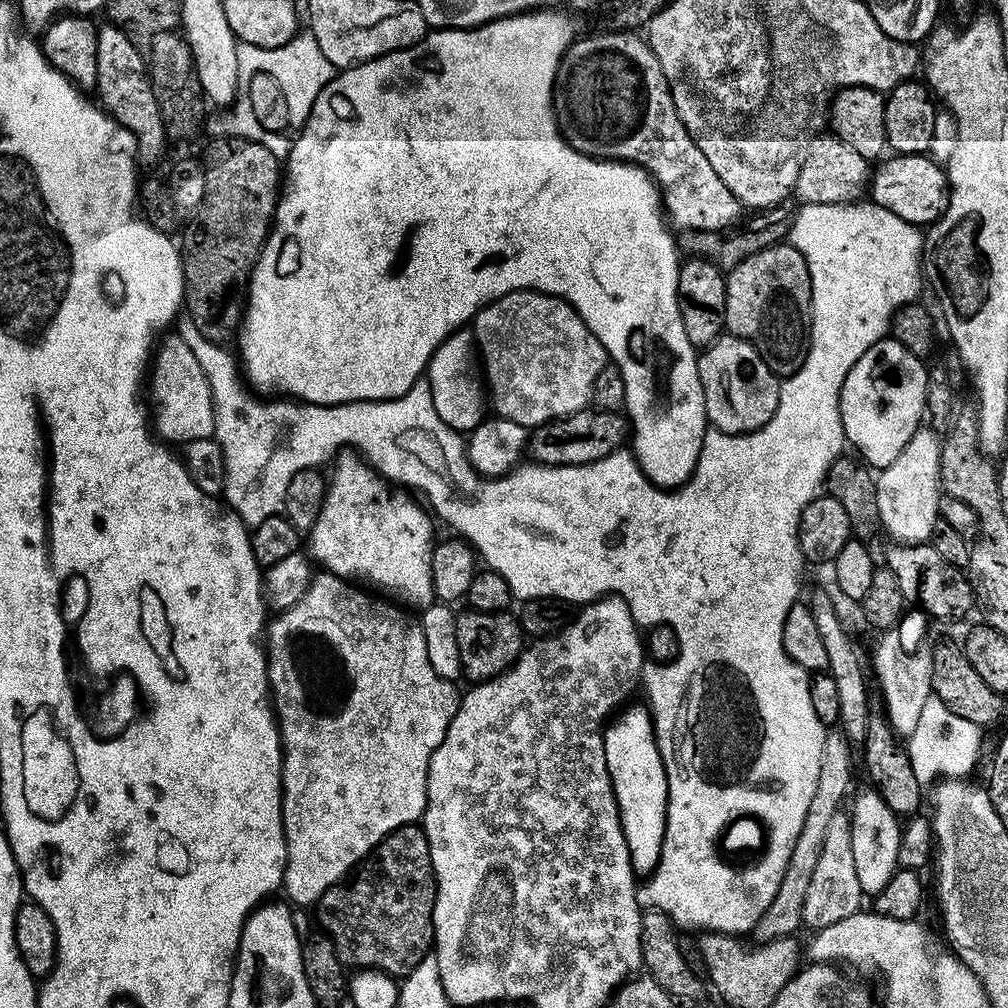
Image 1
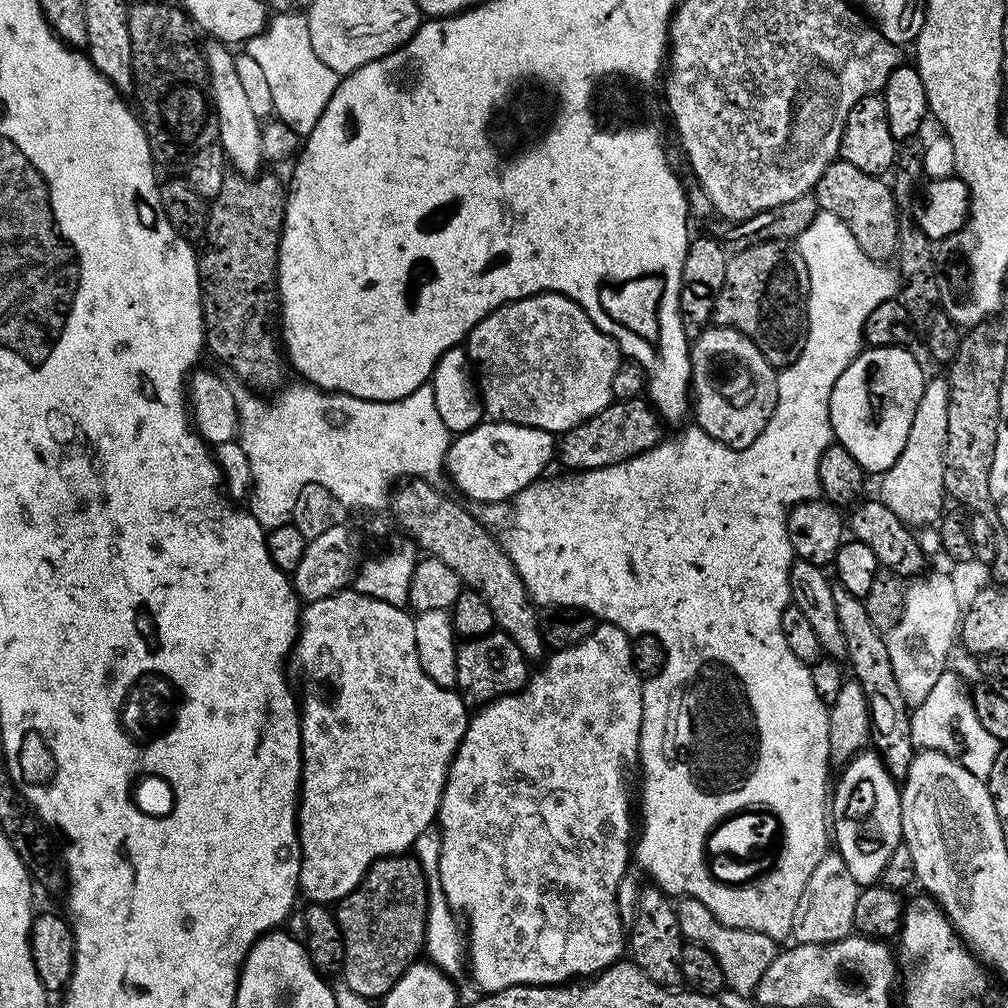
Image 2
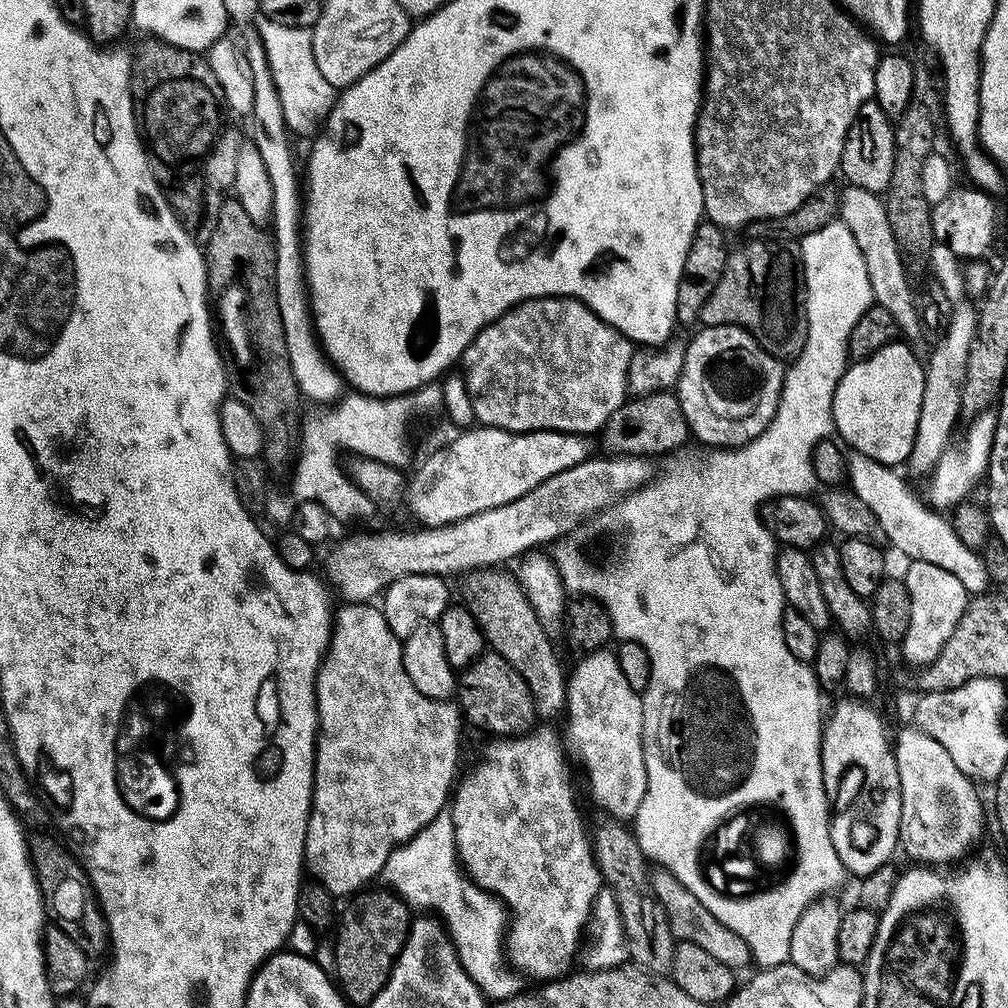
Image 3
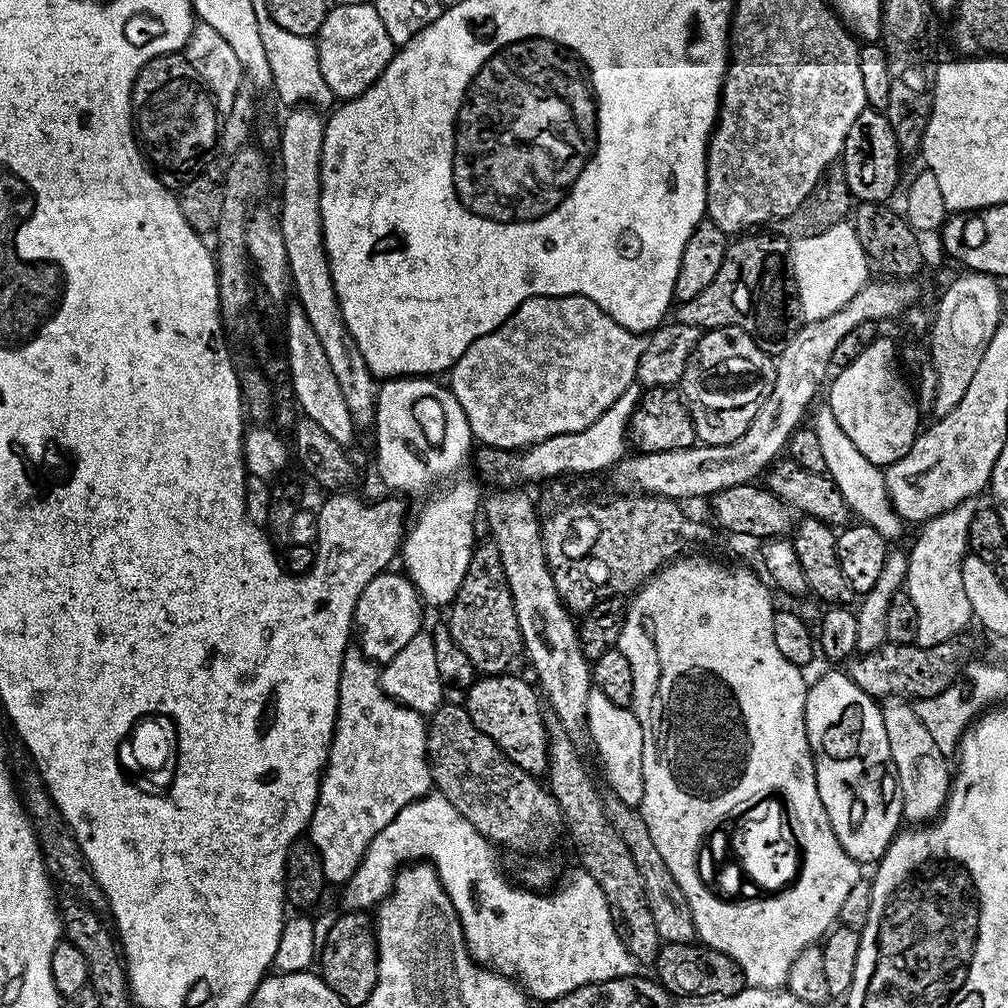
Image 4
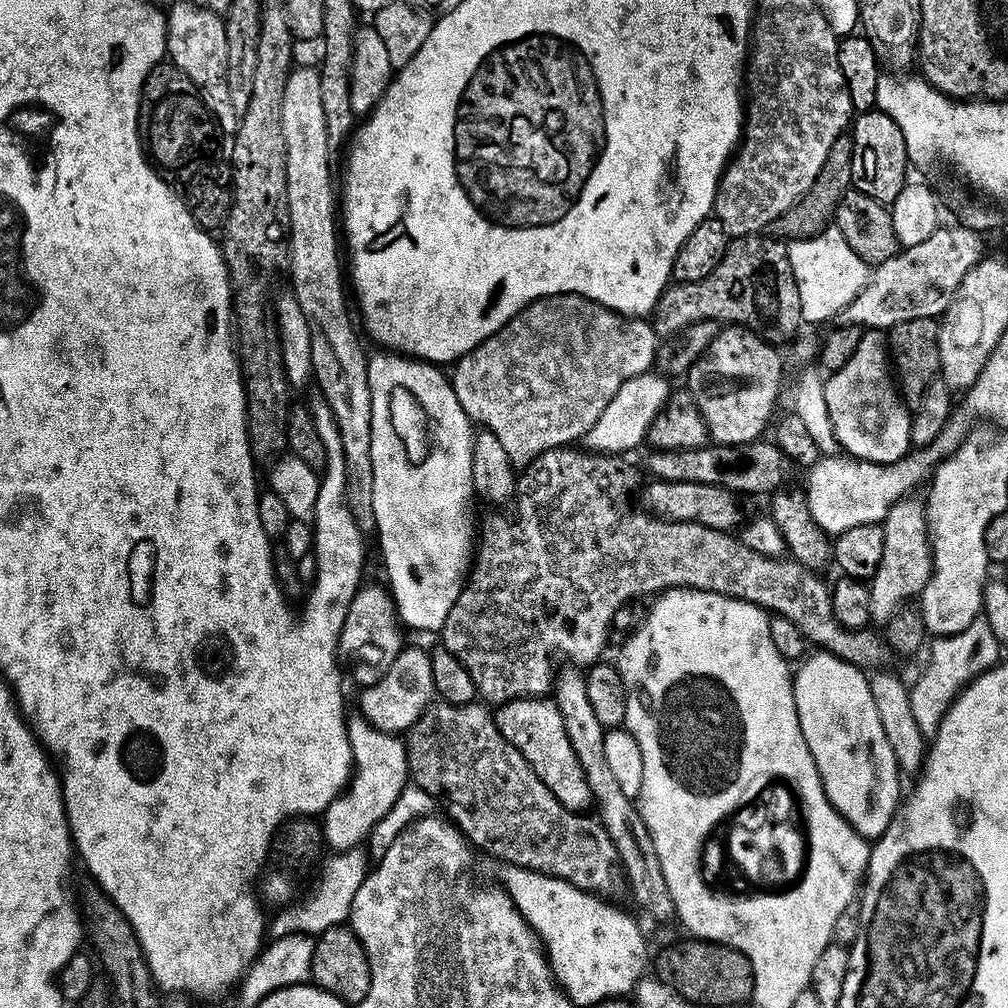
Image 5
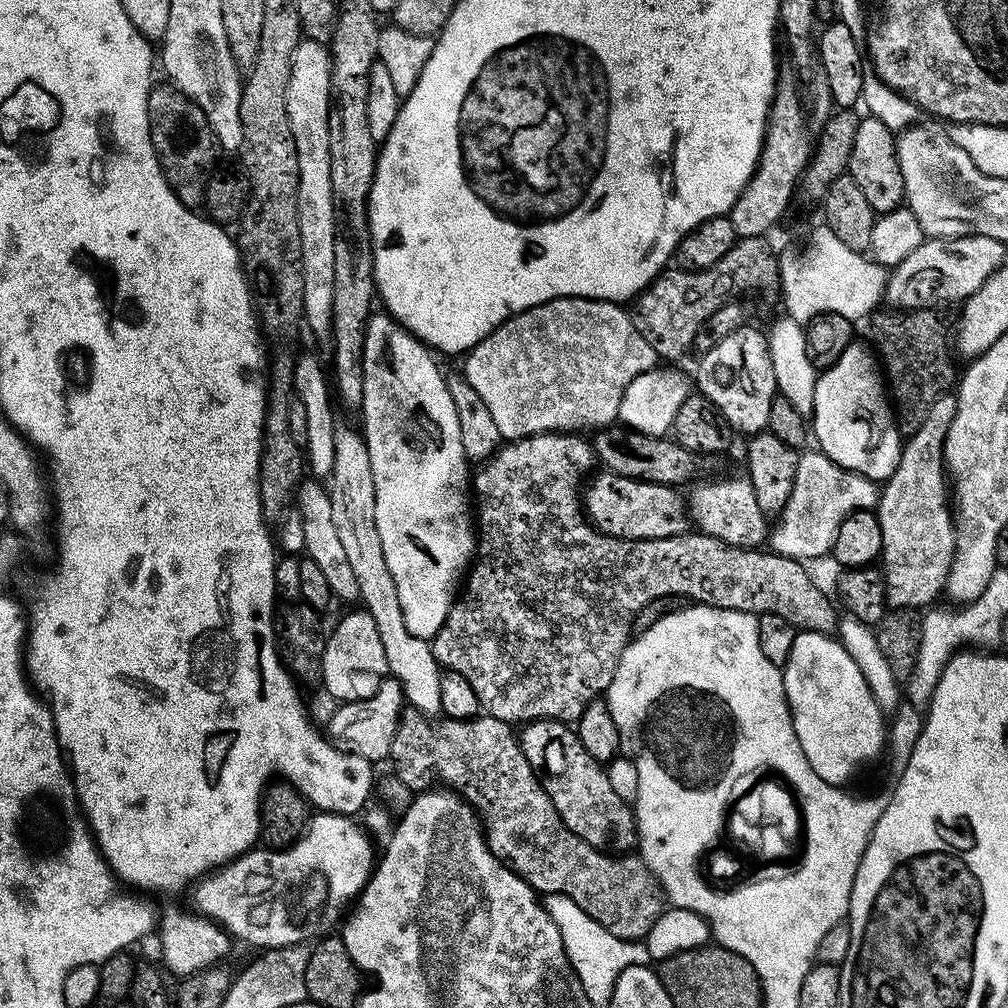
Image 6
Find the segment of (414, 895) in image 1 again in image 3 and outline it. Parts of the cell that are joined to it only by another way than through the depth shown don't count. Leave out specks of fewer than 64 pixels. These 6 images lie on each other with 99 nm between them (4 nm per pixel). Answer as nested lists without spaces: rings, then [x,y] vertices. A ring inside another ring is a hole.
[[[372,890],[361,891],[345,903],[349,904],[345,906],[341,916],[339,913],[338,927],[335,929],[338,987],[349,1005],[371,1005],[382,986],[386,986],[410,927],[409,905],[396,892],[368,891]]]

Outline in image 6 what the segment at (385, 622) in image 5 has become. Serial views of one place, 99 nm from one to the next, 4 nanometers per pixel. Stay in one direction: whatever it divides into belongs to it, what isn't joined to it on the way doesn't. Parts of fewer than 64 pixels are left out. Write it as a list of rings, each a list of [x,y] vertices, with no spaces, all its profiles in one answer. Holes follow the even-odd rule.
[[[348,612],[337,622],[336,629],[327,633],[321,664],[324,671],[322,688],[328,691],[336,702],[354,700],[358,694],[373,691],[374,681],[388,672],[388,663],[378,626],[374,626],[374,618],[369,612]]]

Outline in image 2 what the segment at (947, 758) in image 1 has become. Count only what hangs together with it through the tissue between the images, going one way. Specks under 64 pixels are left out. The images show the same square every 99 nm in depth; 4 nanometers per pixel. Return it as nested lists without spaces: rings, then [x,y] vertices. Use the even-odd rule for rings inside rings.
[[[945,674],[934,682],[934,690],[921,704],[911,709],[910,734],[917,749],[930,752],[944,752],[950,759],[958,761],[970,774],[986,778],[994,766],[994,758],[1000,753],[1001,745],[978,722],[976,707],[964,696],[965,685],[955,675]]]

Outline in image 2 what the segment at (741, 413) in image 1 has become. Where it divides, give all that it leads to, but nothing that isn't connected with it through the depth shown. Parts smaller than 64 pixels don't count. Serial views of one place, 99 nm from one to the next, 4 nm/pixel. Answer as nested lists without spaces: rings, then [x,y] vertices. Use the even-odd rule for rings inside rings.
[[[709,326],[704,332],[695,337],[690,344],[692,358],[692,386],[690,389],[690,412],[696,420],[695,427],[701,428],[710,438],[722,442],[728,448],[745,448],[762,434],[766,422],[776,409],[778,386],[776,385],[777,369],[764,357],[762,350],[750,342],[738,330]]]

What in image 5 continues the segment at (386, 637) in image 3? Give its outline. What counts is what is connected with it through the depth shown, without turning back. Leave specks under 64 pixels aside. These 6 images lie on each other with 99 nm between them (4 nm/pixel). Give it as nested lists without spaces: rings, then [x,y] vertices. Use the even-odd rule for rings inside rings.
[[[359,714],[349,715],[348,741],[352,751],[352,774],[347,788],[330,802],[322,814],[324,843],[333,853],[363,845],[372,828],[398,801],[409,783],[408,750],[399,735],[378,730]]]

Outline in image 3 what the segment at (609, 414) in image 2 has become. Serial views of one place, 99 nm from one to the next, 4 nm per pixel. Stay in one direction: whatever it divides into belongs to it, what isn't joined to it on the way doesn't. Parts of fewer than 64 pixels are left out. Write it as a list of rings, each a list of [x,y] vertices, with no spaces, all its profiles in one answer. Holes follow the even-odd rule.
[[[669,390],[625,399],[620,409],[604,423],[598,433],[604,443],[605,453],[612,456],[642,456],[645,458],[663,457],[675,453],[690,440],[686,414],[682,414],[680,398],[675,391]]]

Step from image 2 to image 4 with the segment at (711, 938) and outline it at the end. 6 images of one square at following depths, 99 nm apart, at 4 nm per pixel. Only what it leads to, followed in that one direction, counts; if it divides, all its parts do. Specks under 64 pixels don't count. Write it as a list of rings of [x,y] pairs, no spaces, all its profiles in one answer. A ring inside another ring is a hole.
[[[615,798],[605,799],[604,808],[610,822],[625,840],[630,855],[634,858],[639,873],[642,874],[646,902],[661,941],[670,944],[693,943],[697,939],[697,935],[696,926],[692,923],[692,911],[678,886],[678,882],[674,882],[674,874],[670,874],[670,866],[666,866],[658,846],[654,846],[654,838],[650,838],[650,830],[646,826],[644,816],[640,813],[639,808],[632,808],[626,802]]]

